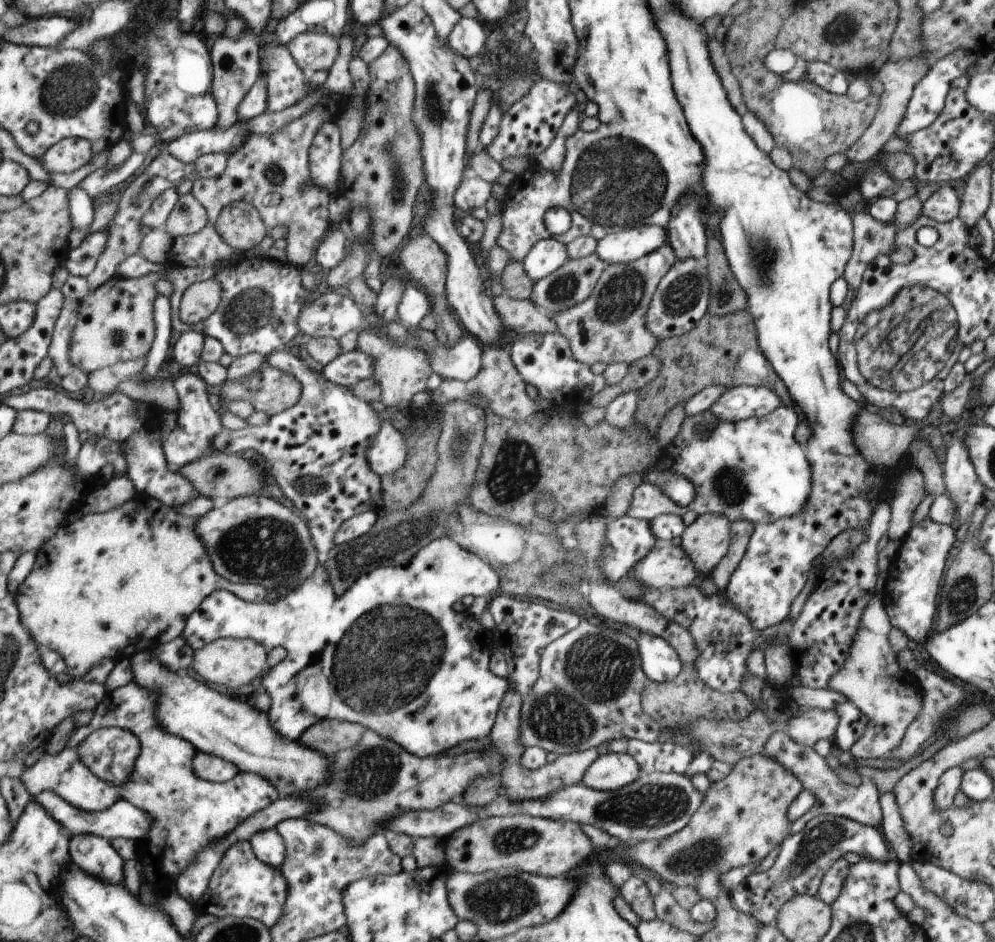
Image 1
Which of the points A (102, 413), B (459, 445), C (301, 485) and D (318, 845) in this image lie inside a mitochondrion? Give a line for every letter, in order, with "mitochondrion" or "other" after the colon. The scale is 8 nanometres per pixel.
A: other
B: mitochondrion
C: mitochondrion
D: mitochondrion

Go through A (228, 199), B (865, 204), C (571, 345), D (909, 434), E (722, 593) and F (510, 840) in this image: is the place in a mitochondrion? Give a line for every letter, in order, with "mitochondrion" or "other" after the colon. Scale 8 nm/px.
A: other
B: other
C: other
D: other
E: other
F: mitochondrion

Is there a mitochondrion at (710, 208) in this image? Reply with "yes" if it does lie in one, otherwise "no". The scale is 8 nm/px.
no

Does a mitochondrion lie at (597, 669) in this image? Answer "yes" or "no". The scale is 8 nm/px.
yes

